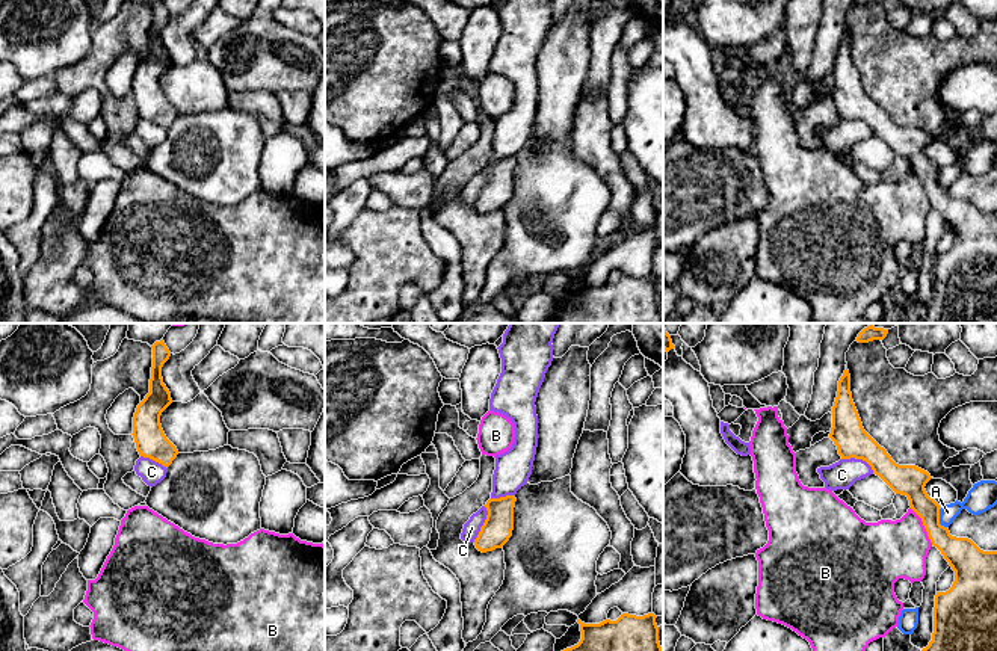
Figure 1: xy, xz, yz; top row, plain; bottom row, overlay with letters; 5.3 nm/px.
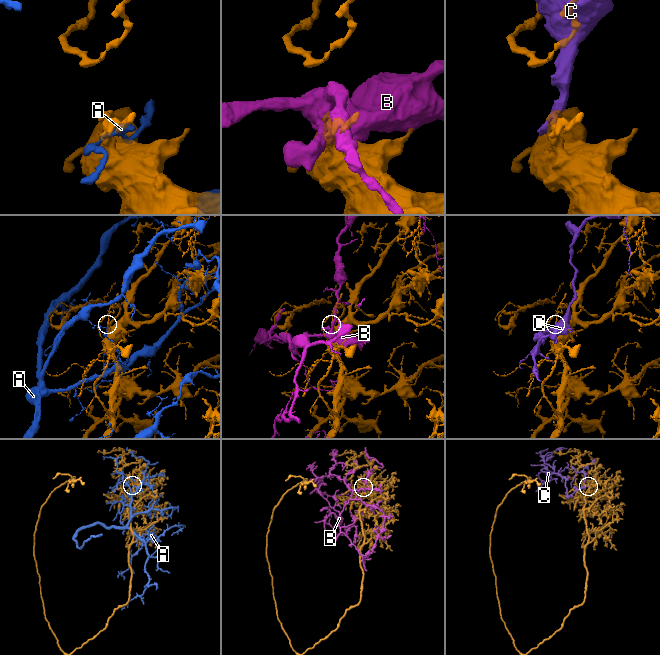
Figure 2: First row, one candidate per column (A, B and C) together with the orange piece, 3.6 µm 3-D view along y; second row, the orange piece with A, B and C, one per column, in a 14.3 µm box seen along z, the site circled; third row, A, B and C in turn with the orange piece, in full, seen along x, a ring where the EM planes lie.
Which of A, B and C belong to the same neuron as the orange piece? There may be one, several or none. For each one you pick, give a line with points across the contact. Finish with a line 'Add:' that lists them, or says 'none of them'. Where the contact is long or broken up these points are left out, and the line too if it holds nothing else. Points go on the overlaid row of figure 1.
Add: C

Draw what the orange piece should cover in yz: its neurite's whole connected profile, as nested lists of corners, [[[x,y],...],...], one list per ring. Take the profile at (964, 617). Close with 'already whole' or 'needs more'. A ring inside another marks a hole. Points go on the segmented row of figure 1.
[[[847,364],[838,381],[829,438],[837,446],[841,459],[866,461],[873,474],[879,476],[896,494],[908,497],[932,545],[941,551],[955,571],[952,588],[935,595],[932,640],[921,651],[997,651],[997,551],[983,551],[968,538],[952,536],[949,529],[940,524],[941,506],[924,489],[932,479],[931,474],[915,465],[896,464],[887,450],[864,430],[852,400]]] | already whole

